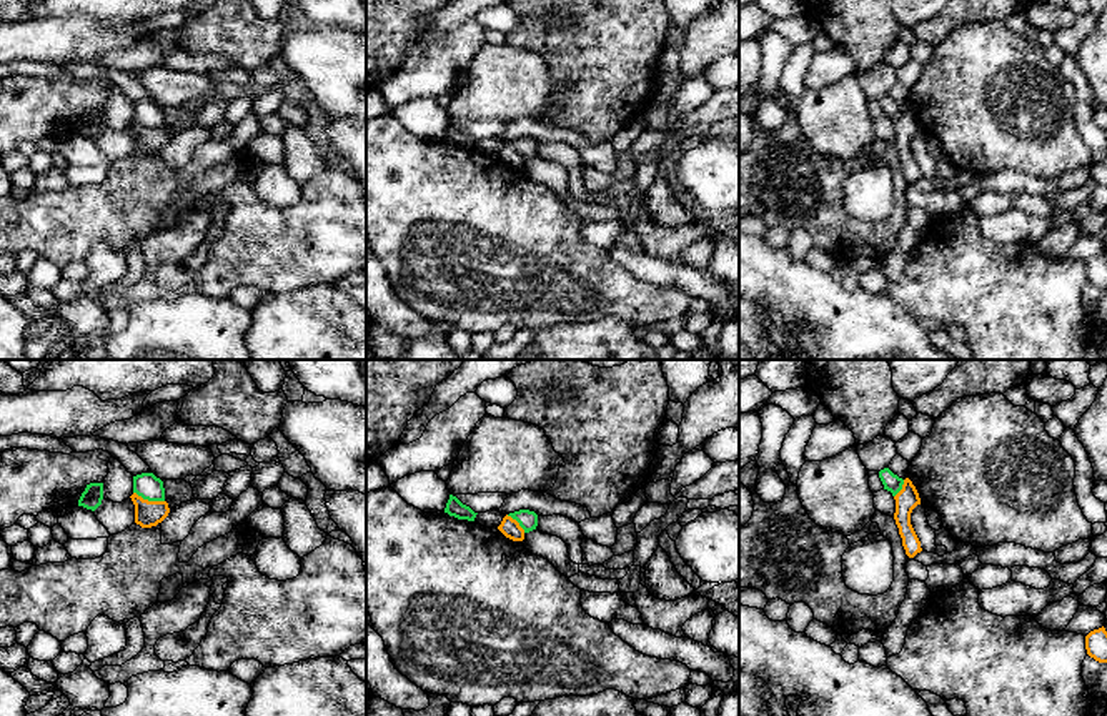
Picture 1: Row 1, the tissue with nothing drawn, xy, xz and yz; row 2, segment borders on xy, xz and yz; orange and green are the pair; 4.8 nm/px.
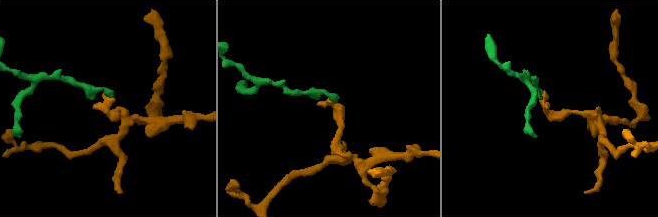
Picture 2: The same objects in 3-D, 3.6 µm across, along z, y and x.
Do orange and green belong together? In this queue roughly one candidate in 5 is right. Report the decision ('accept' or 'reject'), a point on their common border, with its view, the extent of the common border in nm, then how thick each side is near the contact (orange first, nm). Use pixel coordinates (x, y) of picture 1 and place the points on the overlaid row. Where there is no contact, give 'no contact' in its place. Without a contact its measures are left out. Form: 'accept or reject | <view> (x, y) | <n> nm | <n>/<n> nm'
reject | xy (147, 500) | 160 nm | 130/120 nm

